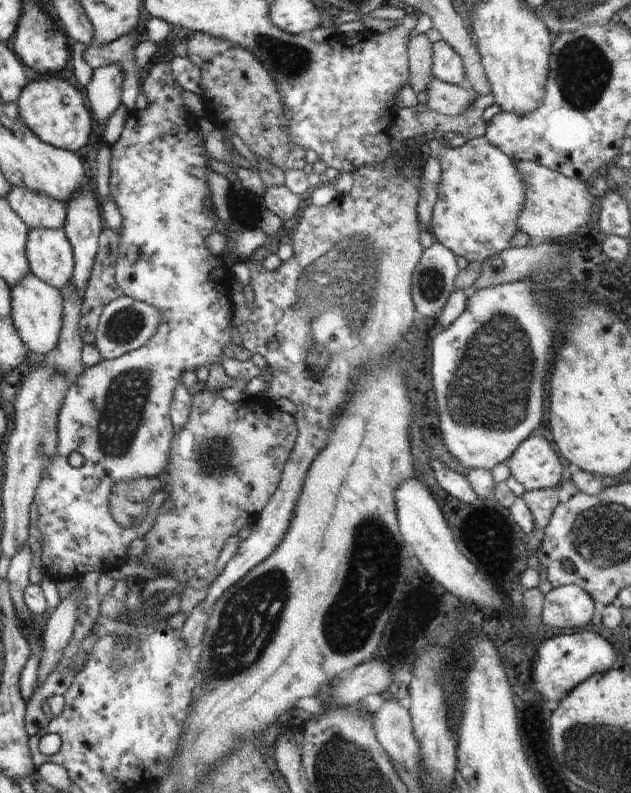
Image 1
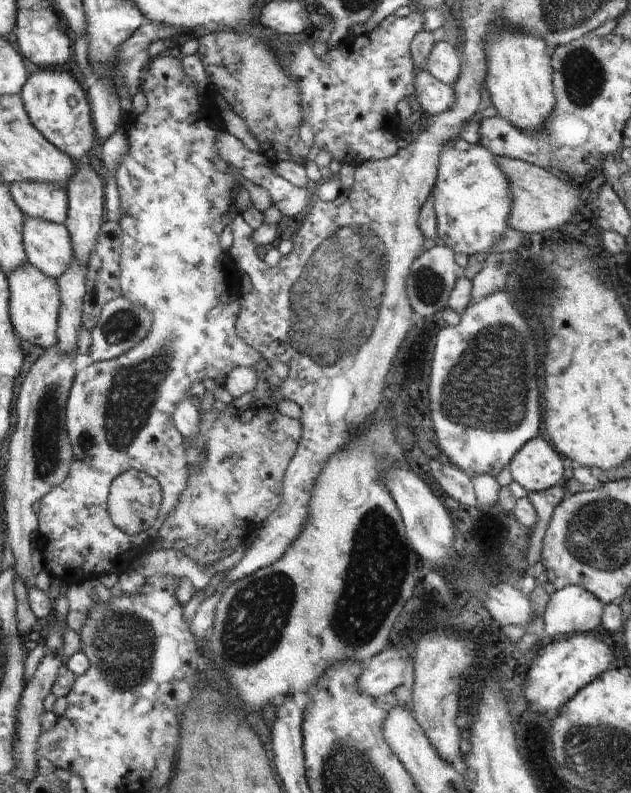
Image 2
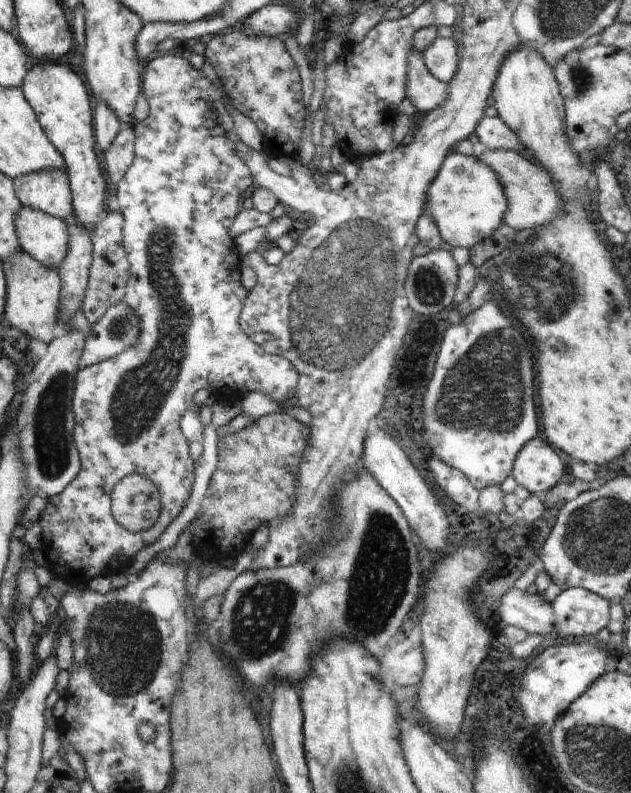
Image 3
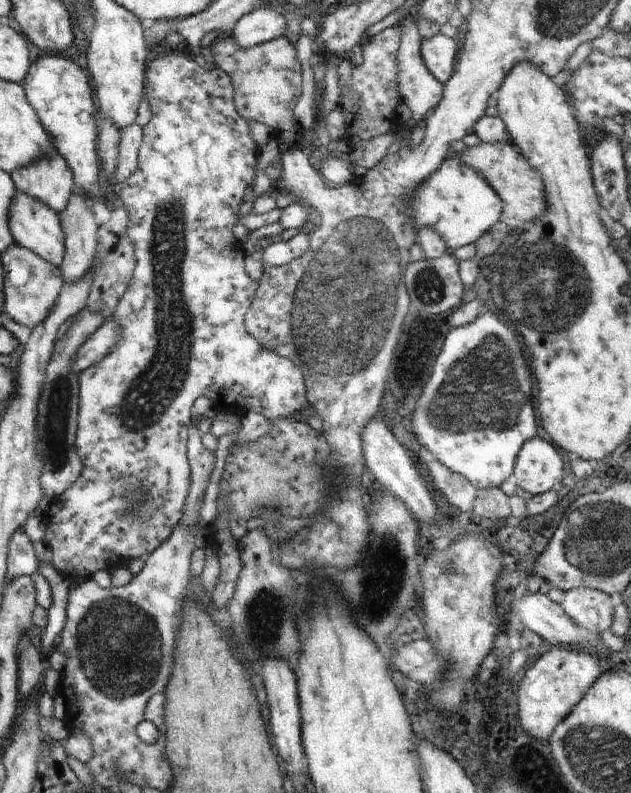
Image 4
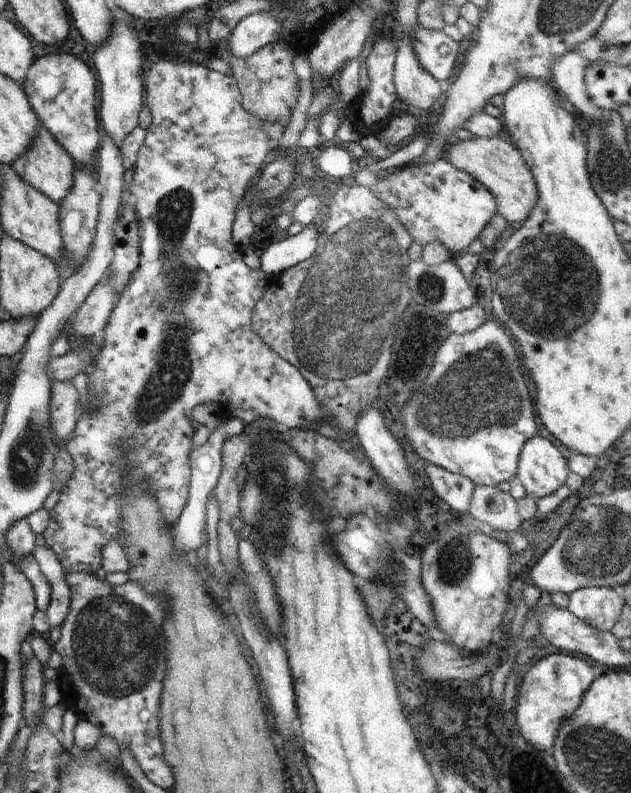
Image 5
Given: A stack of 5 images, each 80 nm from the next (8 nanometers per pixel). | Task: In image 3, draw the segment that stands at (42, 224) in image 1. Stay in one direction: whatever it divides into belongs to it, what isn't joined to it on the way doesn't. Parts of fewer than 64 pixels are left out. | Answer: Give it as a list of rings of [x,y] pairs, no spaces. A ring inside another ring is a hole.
[[[66,170],[29,172],[12,179],[22,205],[64,220],[73,212],[72,191]]]

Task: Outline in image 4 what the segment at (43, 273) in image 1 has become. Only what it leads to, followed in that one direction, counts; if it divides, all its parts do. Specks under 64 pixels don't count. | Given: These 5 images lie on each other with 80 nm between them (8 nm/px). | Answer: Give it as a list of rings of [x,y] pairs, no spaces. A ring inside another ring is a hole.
[[[16,189],[13,201],[8,209],[8,224],[12,238],[16,243],[35,252],[46,262],[60,268],[65,255],[63,243],[65,236],[59,214],[56,211],[41,203],[41,200],[36,200],[36,198],[30,197],[28,193]]]

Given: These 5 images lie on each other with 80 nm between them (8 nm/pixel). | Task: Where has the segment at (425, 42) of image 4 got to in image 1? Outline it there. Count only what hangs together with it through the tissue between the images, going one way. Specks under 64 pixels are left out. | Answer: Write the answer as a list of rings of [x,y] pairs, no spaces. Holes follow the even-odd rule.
[[[441,40],[433,44],[431,71],[434,79],[458,87],[468,87],[462,59],[446,41]]]

